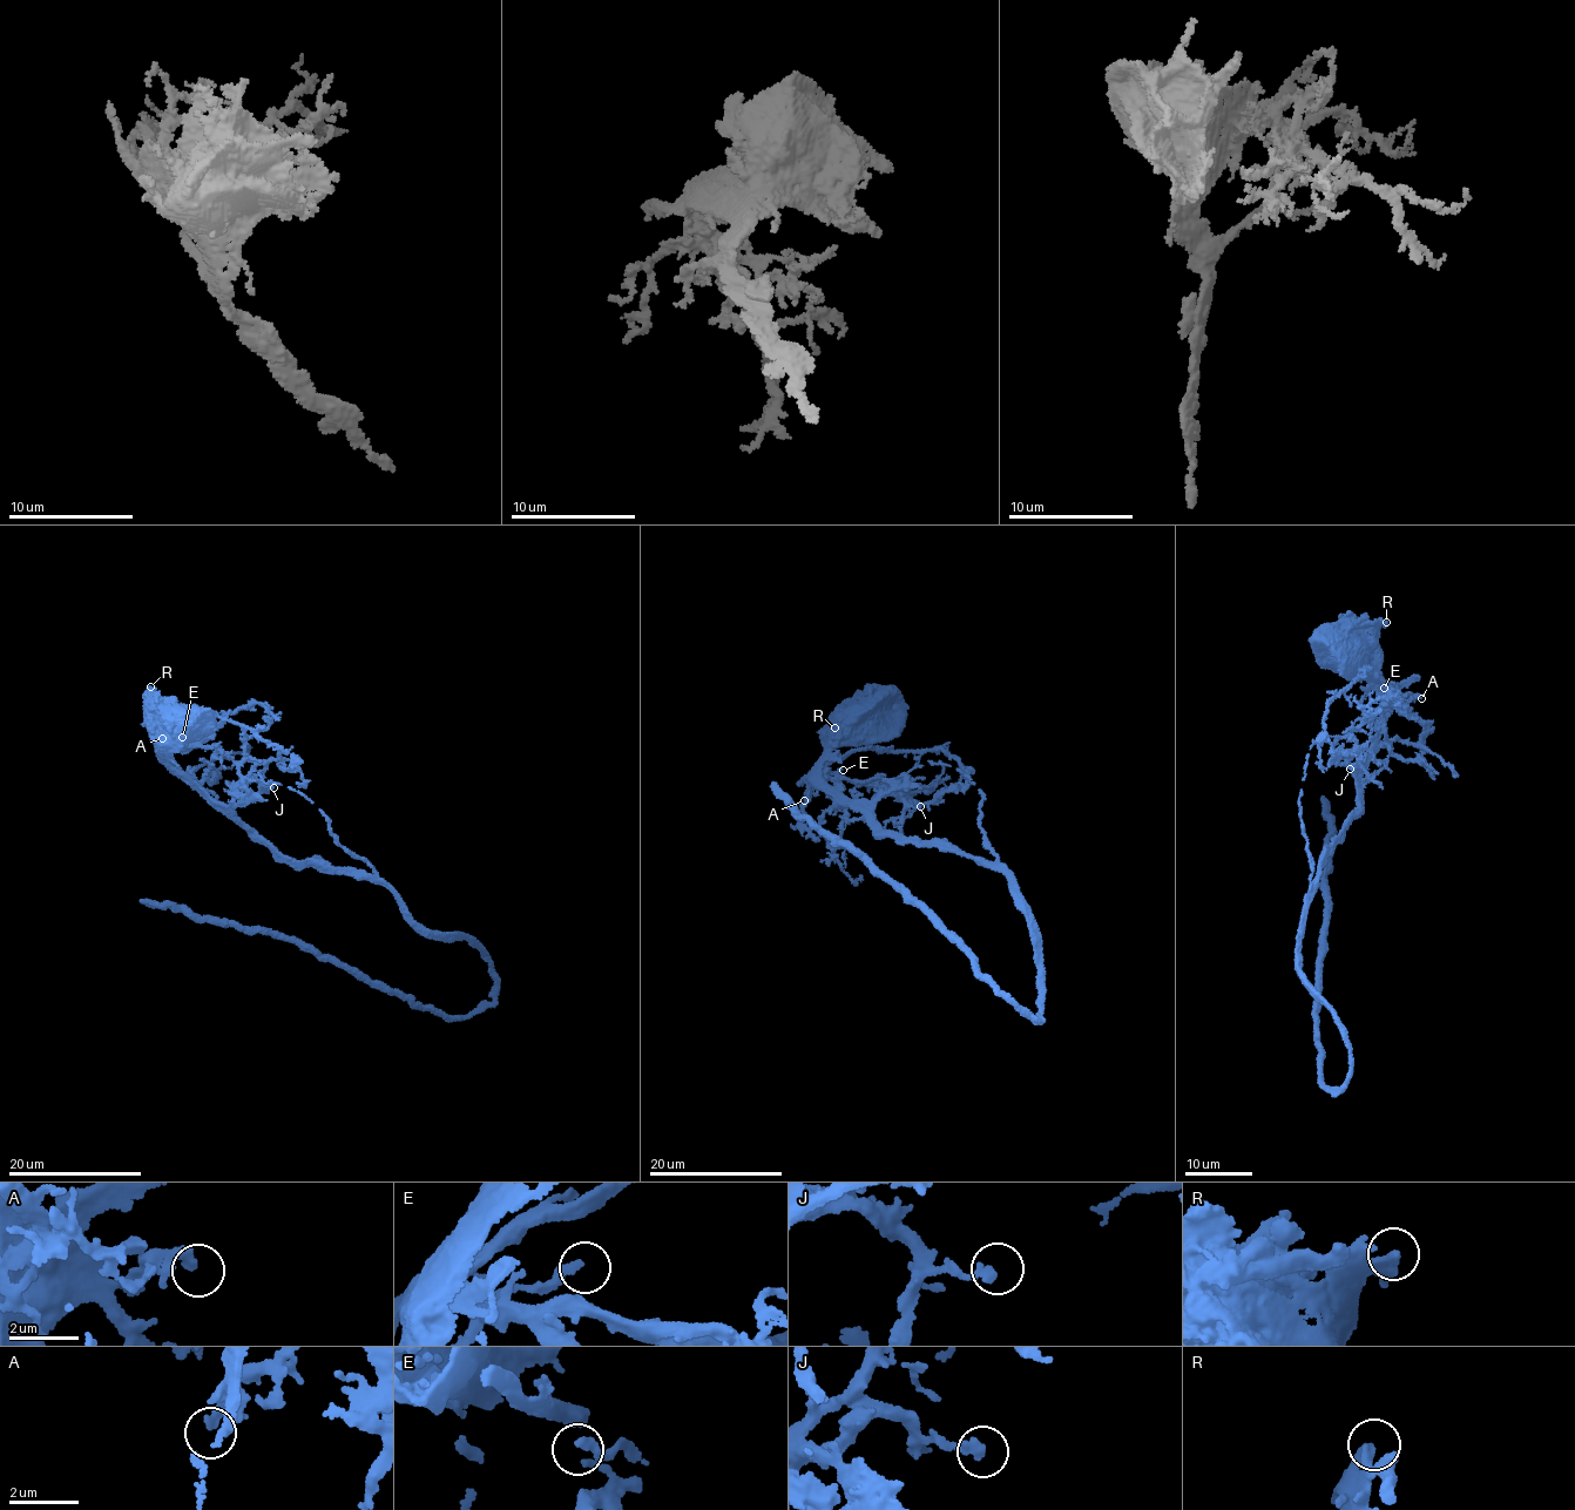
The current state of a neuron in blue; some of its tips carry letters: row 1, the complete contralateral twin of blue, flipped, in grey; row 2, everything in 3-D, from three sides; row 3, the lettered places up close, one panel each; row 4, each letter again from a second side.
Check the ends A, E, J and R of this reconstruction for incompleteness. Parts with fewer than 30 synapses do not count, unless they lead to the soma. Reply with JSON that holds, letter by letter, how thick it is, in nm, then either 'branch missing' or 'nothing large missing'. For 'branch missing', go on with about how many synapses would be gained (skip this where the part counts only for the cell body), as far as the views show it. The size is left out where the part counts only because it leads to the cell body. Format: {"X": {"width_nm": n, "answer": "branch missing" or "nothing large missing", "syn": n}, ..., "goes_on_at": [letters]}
{"A": {"width_nm": 280, "answer": "nothing large missing"}, "E": {"width_nm": 240, "answer": "nothing large missing"}, "J": {"width_nm": 240, "answer": "nothing large missing"}, "R": {"width_nm": 260, "answer": "nothing large missing"}, "goes_on_at": []}

